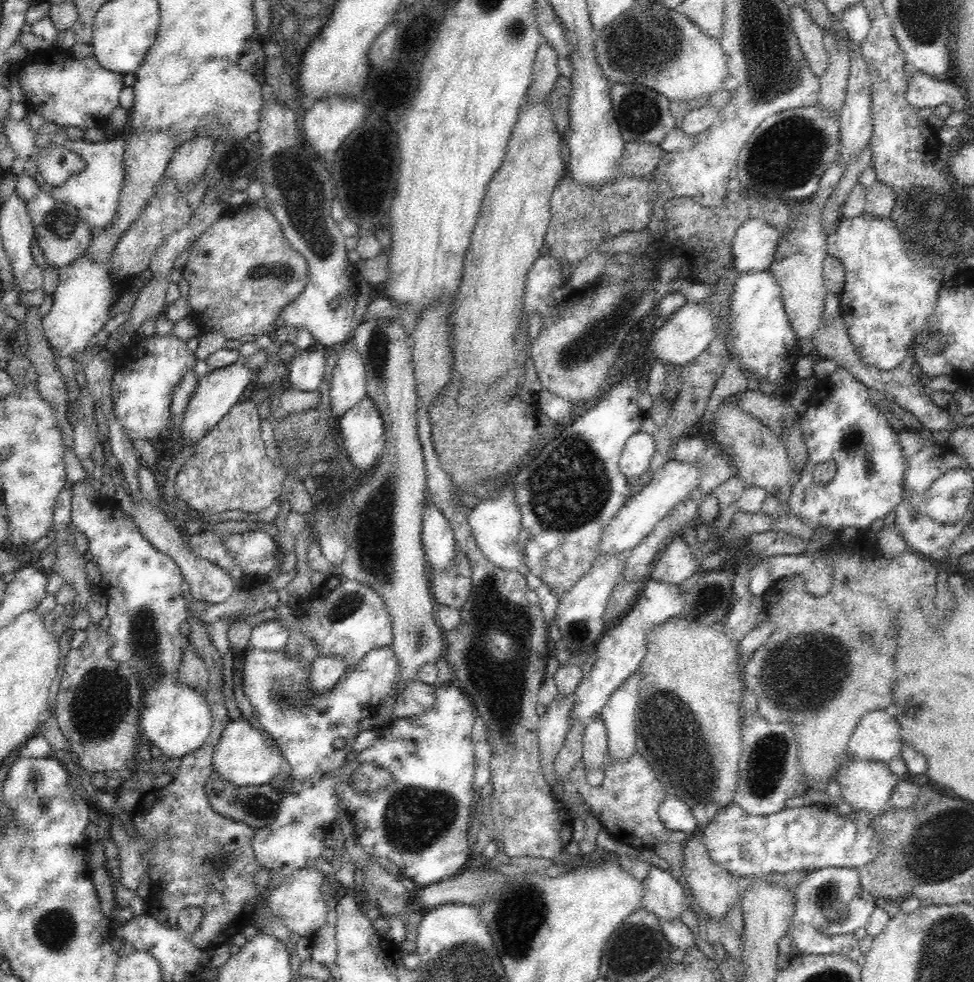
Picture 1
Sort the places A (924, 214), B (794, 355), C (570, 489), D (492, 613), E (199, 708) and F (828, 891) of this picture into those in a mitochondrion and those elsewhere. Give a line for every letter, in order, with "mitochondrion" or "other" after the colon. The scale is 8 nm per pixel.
A: mitochondrion
B: other
C: mitochondrion
D: mitochondrion
E: other
F: mitochondrion

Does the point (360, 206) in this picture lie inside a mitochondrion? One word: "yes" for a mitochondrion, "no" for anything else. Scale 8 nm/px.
no

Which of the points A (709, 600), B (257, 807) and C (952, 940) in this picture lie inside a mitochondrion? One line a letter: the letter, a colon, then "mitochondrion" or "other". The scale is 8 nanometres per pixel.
A: mitochondrion
B: mitochondrion
C: mitochondrion

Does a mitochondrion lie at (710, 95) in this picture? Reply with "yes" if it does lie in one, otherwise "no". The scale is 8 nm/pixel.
no

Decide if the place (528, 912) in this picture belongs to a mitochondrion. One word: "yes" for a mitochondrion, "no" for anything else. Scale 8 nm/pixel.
yes

